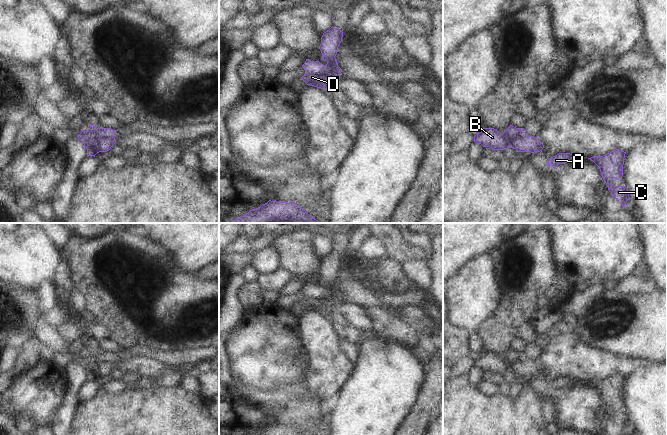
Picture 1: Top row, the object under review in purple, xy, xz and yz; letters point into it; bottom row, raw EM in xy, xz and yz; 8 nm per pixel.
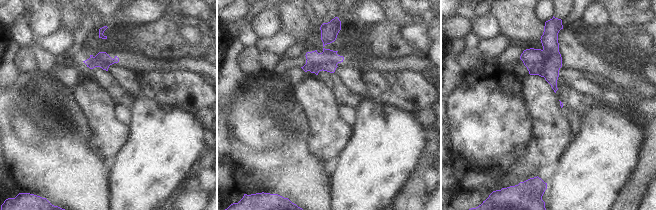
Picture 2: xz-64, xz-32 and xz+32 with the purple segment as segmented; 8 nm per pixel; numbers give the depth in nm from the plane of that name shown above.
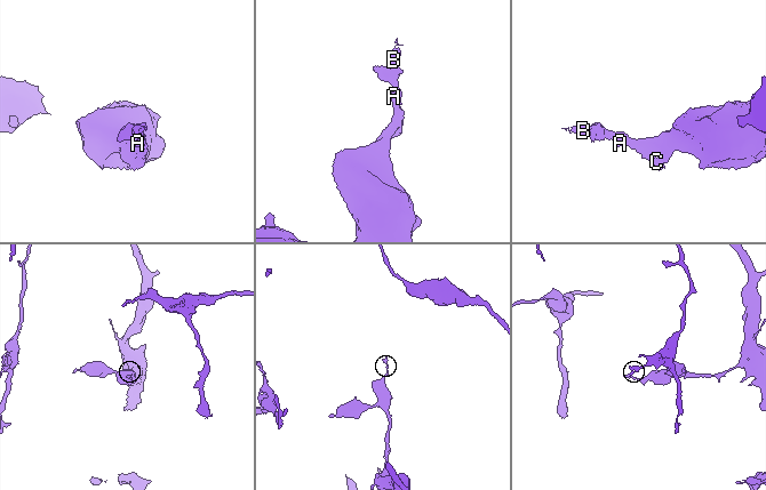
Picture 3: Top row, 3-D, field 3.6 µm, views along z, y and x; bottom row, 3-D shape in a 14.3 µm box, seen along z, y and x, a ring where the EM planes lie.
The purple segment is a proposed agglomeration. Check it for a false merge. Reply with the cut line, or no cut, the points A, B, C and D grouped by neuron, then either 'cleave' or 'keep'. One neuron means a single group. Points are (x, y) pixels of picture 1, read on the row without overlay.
cut in xz along (329, 285), (335, 293), (335, 301), (327, 306), (324, 311); A B C / D; cleave

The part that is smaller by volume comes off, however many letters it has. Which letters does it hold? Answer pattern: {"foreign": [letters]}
{"foreign": ["D"]}

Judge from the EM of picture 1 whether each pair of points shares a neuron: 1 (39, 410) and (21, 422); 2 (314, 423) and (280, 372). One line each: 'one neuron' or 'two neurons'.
1: two neurons
2: two neurons

